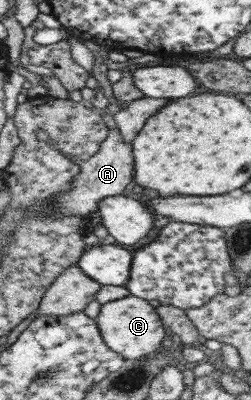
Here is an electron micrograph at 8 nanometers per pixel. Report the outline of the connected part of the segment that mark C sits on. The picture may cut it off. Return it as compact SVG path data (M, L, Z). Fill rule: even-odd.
M135 295L103 304L101 314L96 320L106 344L126 361L139 360L162 351L161 343L169 334L159 313L155 311L155 307L149 303L149 300L141 299Z

